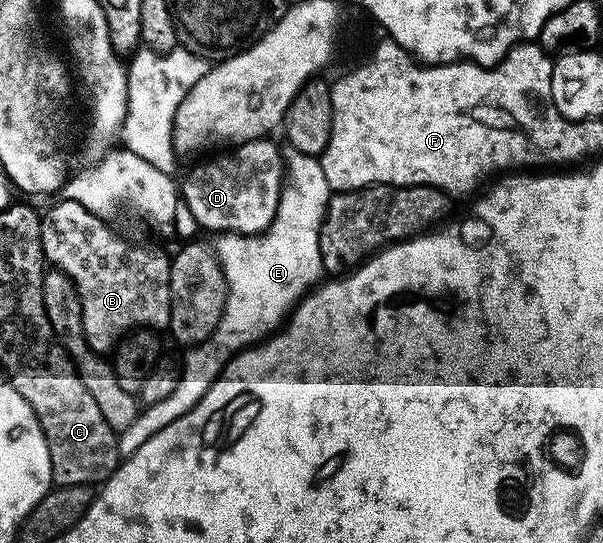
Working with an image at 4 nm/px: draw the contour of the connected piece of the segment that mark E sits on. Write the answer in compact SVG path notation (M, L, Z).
M291 153L285 159L285 186L283 196L279 199L277 213L273 221L259 235L232 235L223 233L214 240L215 256L219 259L221 269L225 273L227 282L227 300L221 321L217 329L211 334L210 339L204 343L192 346L191 351L181 359L181 370L177 389L165 397L165 401L148 403L139 412L139 416L129 425L129 429L118 432L119 453L126 457L137 453L153 433L165 429L177 417L189 413L205 397L205 393L215 384L223 367L231 360L232 355L237 355L249 347L256 346L264 339L276 334L282 328L288 314L295 309L296 303L312 290L324 278L323 262L321 261L321 245L319 244L319 227L323 224L323 214L327 212L327 203L332 197L329 181L325 181L325 173L321 169L318 158L314 155L301 155Z

